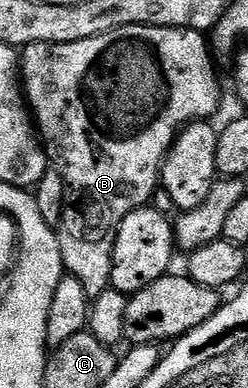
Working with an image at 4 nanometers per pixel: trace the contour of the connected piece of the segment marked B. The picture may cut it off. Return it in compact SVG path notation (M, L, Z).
M130 25L119 27L113 31L102 33L98 37L86 37L86 41L70 41L69 43L31 43L23 48L18 70L22 76L22 90L26 102L34 116L42 146L50 160L51 166L64 178L68 197L64 200L64 212L58 224L60 252L67 274L78 277L79 283L86 289L89 300L94 300L112 287L112 262L114 261L114 245L118 237L118 229L122 221L137 207L151 204L152 195L161 186L160 169L172 142L180 133L180 128L201 121L211 120L212 114L220 107L220 83L216 80L216 71L212 68L210 43L199 31L190 31L187 27L143 27Z

